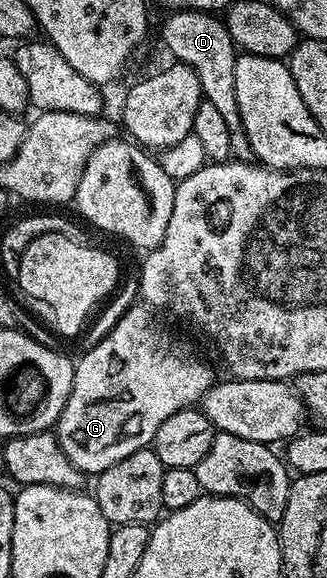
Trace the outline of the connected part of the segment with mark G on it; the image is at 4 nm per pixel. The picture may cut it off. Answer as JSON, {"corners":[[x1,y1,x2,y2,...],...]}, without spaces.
{"corners":[[137,303,117,319,116,326,81,361,75,362,72,390,56,420,54,432,66,459,85,475,99,475,106,467,114,467,118,459,149,448,158,427,166,423,170,415,199,402,214,384,211,367,190,346,175,341,162,326,156,325,152,316,154,313,149,306]]}

